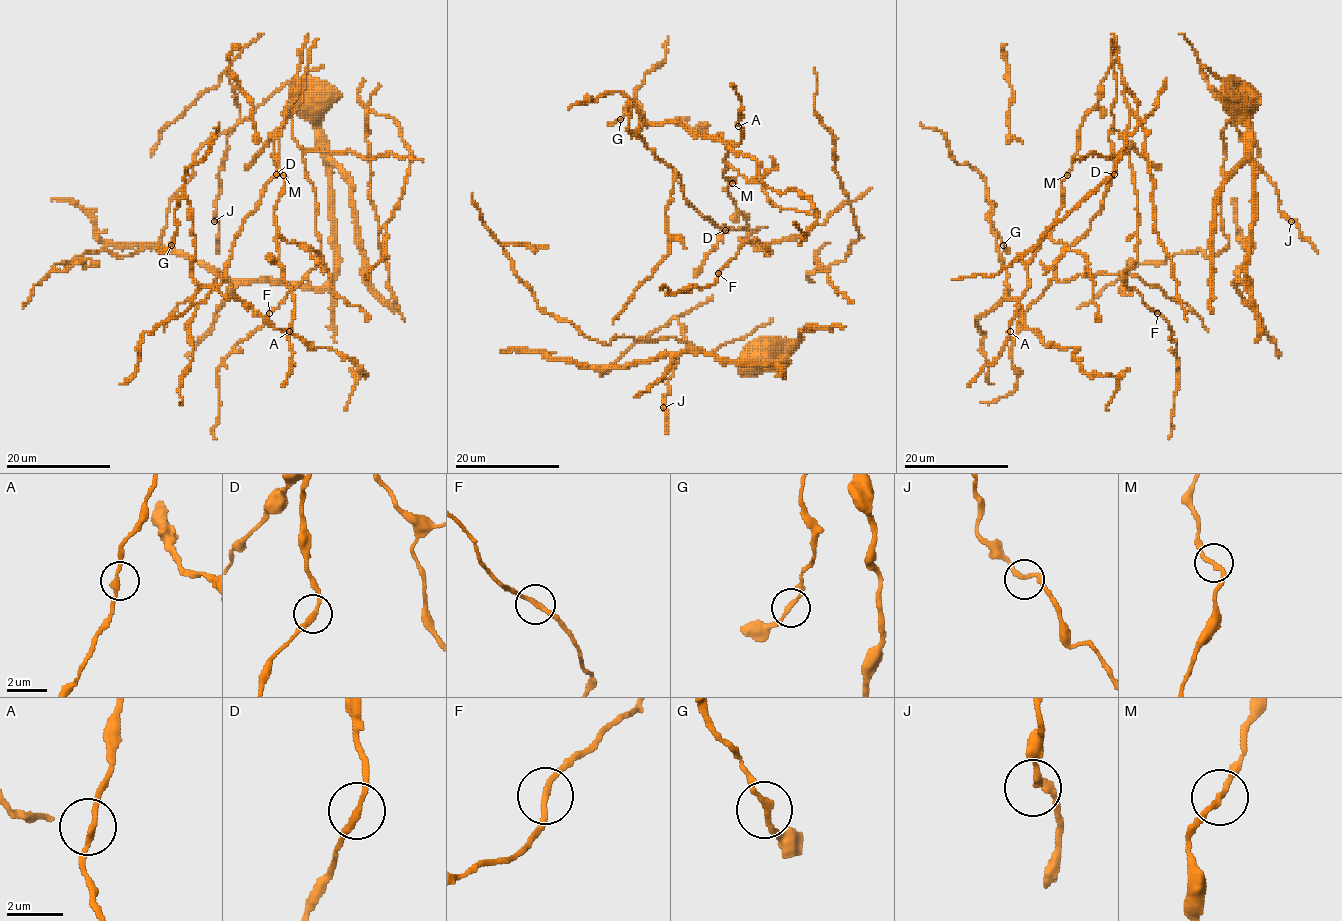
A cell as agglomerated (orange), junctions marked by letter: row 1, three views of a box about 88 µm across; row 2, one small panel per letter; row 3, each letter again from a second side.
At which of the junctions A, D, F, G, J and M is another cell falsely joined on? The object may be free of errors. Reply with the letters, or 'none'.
none

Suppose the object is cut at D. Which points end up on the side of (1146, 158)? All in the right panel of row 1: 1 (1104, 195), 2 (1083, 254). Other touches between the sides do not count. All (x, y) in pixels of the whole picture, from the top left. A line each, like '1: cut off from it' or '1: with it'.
1: cut off from it
2: with it

